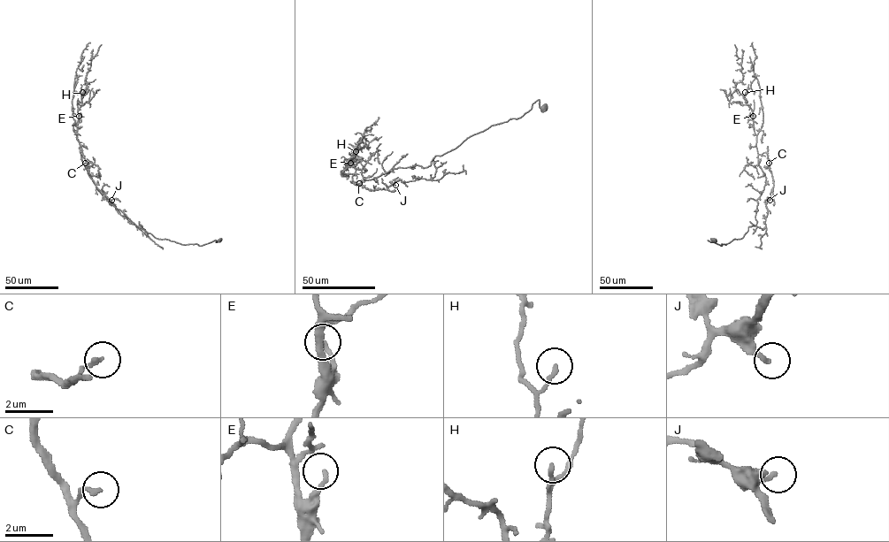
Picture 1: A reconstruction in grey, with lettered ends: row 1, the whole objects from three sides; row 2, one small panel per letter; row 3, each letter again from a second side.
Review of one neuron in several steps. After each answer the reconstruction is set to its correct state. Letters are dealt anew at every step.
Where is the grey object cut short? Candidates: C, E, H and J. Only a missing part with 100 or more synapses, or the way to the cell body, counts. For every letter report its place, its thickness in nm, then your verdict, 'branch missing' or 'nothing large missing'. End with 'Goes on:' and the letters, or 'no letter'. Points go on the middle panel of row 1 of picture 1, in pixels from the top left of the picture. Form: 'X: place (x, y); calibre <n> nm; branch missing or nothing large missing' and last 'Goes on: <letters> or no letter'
C: place (359, 183); calibre 160 nm; nothing large missing
E: place (350, 163); calibre 150 nm; nothing large missing
H: place (356, 151); calibre 180 nm; nothing large missing
J: place (395, 185); calibre 200 nm; nothing large missing
Goes on: no letter

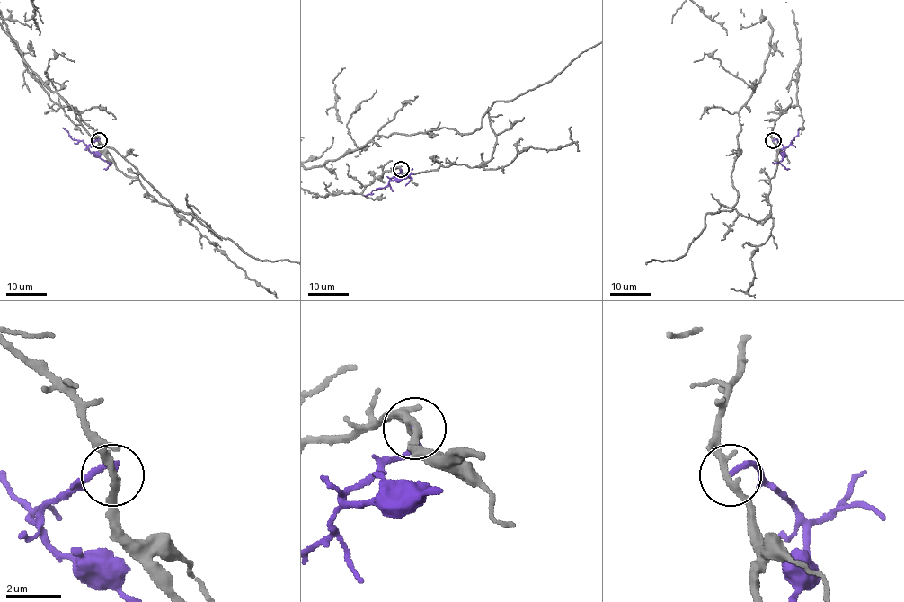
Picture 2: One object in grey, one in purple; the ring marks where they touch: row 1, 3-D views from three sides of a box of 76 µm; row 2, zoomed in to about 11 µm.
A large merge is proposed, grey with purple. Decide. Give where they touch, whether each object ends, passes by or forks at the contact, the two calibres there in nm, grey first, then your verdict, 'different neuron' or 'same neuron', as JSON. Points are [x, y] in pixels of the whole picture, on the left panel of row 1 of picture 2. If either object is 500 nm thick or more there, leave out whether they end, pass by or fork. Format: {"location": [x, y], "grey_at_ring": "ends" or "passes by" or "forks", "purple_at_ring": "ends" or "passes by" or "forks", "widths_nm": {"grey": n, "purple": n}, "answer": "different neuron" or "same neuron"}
{"location": [99, 140], "grey_at_ring": "passes by", "purple_at_ring": "ends", "widths_nm": {"grey": 280, "purple": 220}, "answer": "different neuron"}

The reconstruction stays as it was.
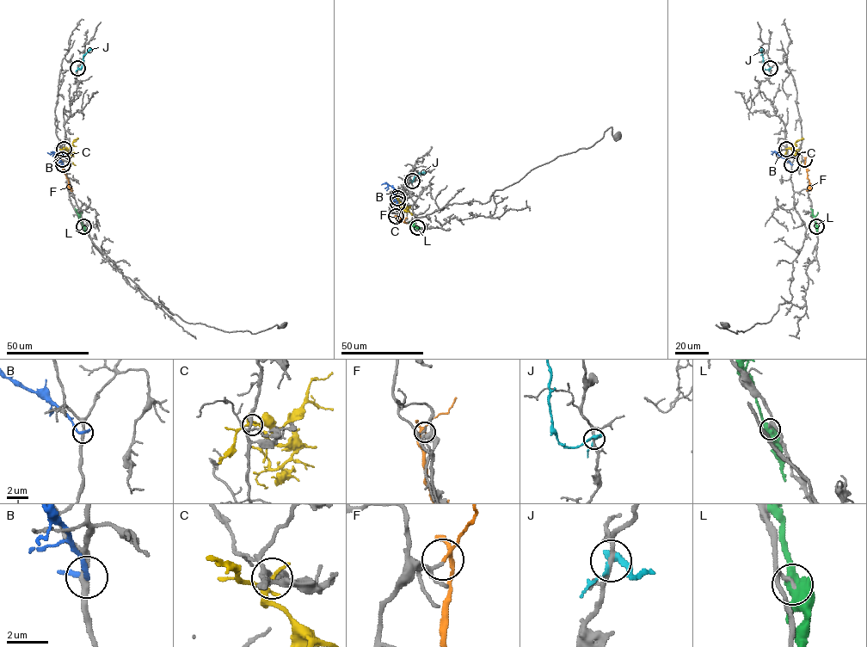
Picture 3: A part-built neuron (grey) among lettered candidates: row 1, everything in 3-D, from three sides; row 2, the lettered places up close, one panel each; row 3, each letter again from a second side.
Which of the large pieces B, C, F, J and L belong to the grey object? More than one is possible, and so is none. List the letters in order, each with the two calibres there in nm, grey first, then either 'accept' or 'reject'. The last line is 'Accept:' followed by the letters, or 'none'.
B: calibres 300 and 240 nm; reject
C: calibres 240 and 160 nm; reject
F: calibres 140 and 140 nm; reject
J: calibres 170 and 320 nm; reject
L: calibres 170 and 600 nm; reject
Accept: none

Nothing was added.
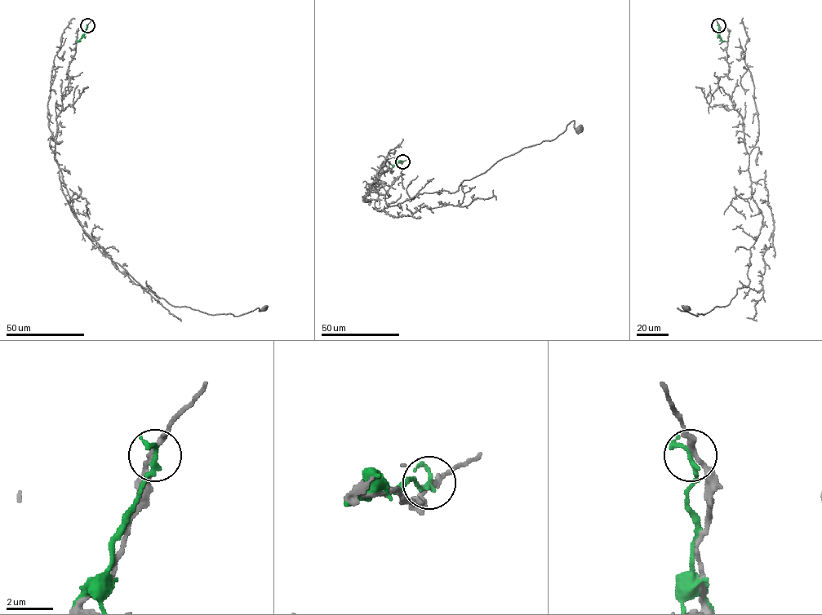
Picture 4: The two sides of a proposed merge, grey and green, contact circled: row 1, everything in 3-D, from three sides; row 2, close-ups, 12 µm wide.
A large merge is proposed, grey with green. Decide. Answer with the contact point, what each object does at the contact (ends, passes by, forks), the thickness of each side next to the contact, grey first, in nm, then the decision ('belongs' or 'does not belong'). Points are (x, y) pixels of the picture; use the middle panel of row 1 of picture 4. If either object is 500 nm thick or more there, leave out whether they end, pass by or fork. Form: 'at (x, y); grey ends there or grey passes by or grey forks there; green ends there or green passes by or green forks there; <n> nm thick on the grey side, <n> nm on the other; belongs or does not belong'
at (402, 161); grey passes by; green passes by; 200 nm thick on the grey side, 170 nm on the other; does not belong

